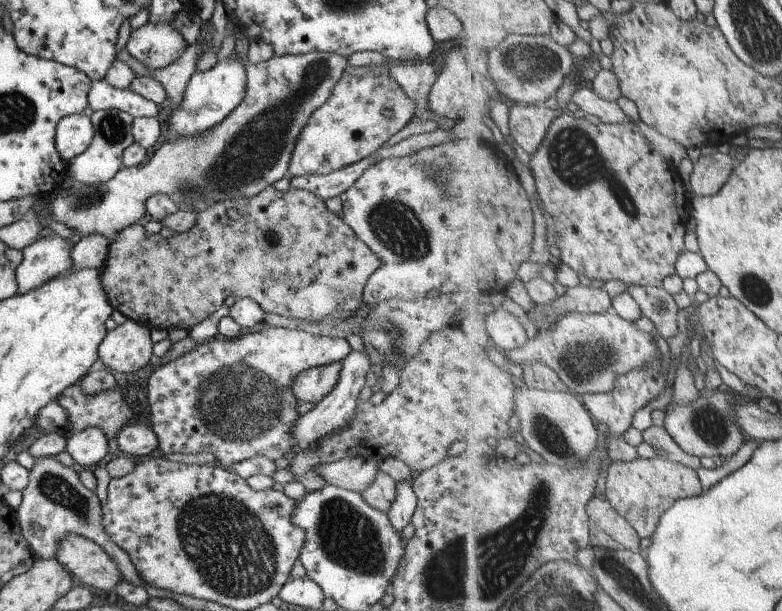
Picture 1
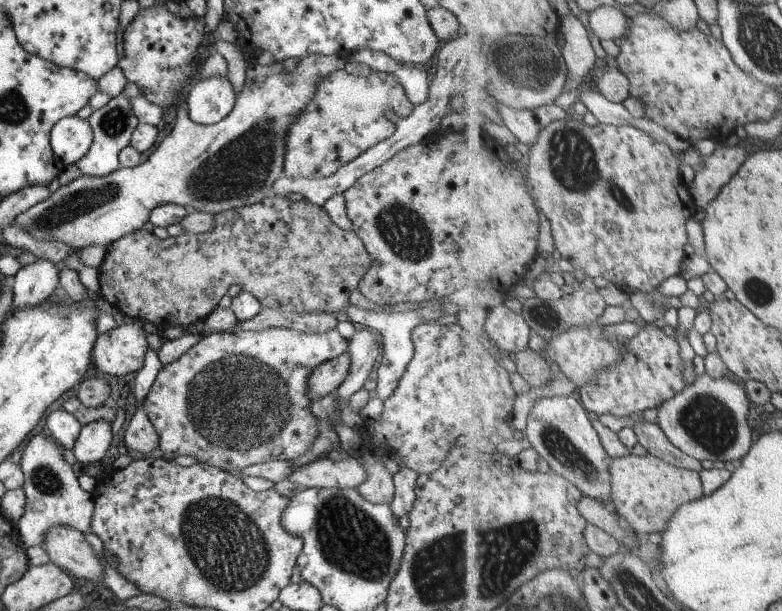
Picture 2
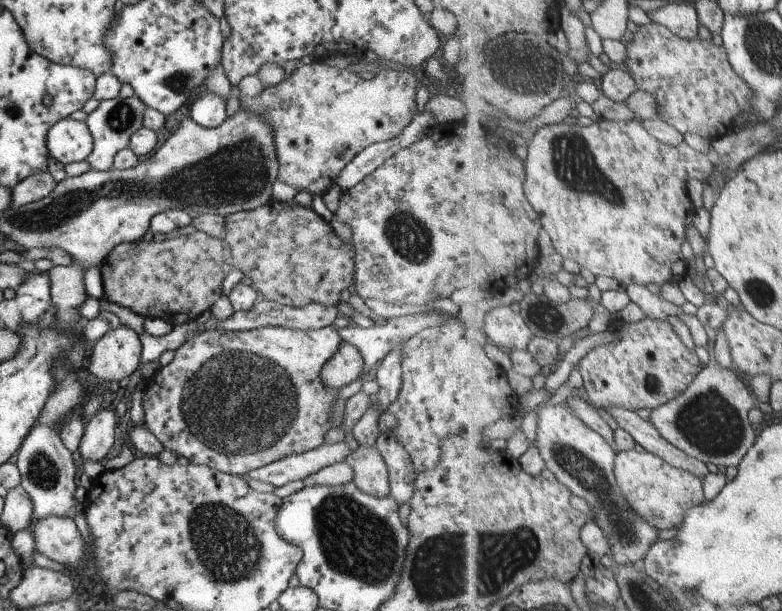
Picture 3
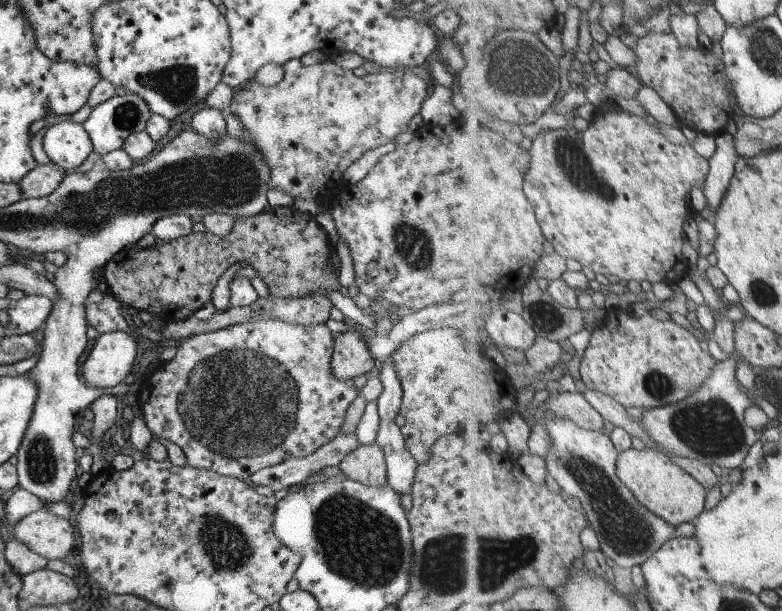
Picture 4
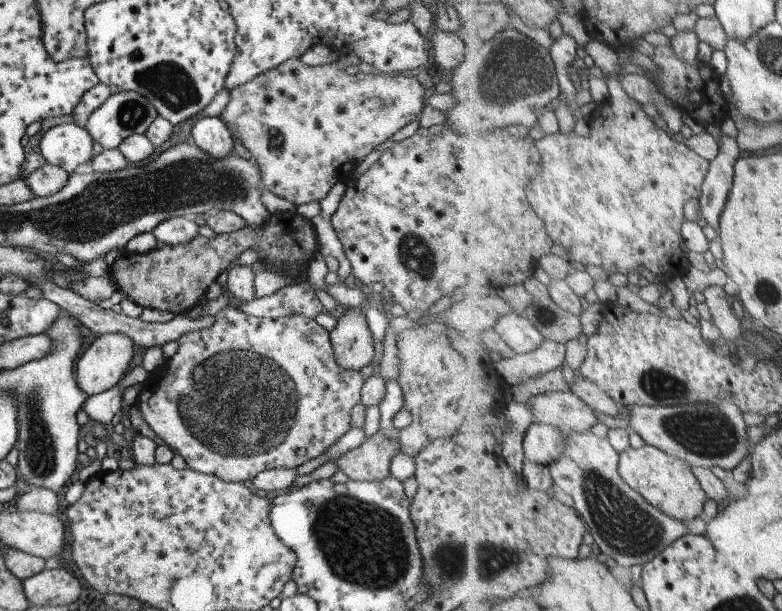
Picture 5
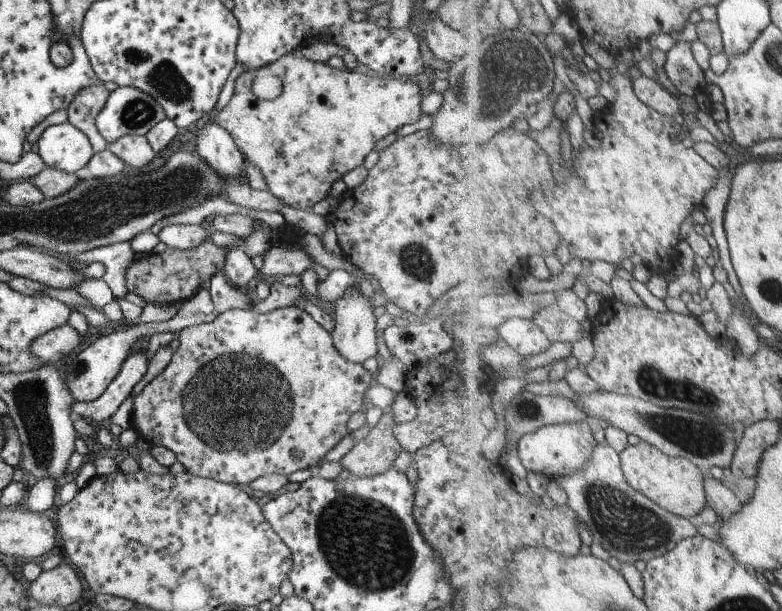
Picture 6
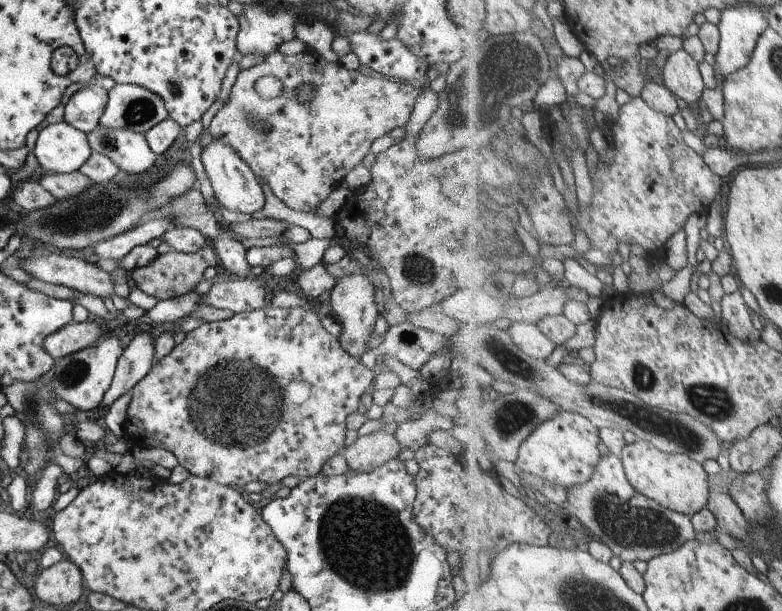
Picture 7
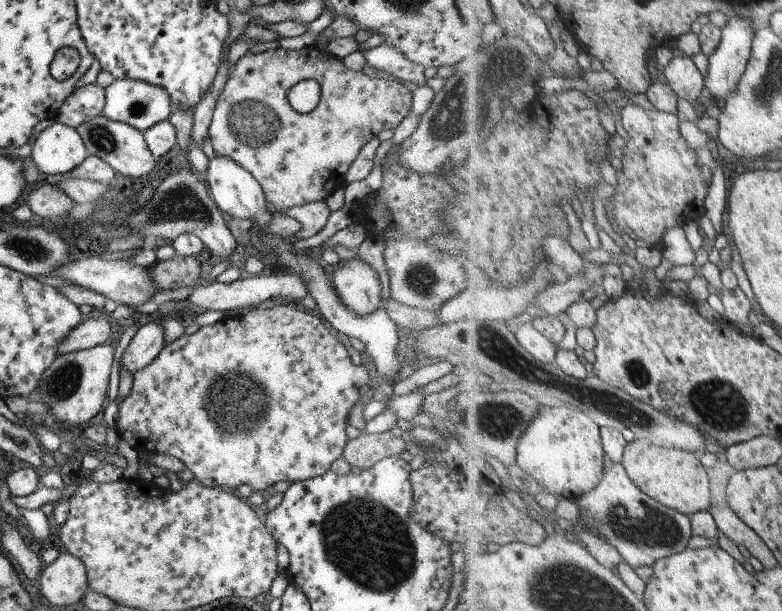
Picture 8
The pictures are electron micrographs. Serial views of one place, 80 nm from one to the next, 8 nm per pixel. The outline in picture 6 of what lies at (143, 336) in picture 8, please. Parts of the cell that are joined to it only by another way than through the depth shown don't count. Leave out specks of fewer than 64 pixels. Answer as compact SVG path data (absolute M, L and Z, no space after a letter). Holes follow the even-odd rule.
M144 344L136 345L105 391L91 402L73 402L70 405L70 413L75 417L89 418L95 423L111 418L147 370L148 362L144 349Z

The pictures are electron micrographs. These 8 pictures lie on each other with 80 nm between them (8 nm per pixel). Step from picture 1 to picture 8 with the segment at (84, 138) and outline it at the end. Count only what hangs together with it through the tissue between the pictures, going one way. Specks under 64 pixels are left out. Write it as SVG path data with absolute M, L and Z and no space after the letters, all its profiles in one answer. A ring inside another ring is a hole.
M54 120L31 145L30 159L45 179L65 176L88 155L75 128Z

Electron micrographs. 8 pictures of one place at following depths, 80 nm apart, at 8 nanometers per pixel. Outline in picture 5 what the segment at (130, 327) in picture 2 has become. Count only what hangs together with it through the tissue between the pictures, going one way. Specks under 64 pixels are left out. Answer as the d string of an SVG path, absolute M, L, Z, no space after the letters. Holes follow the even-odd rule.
M103 333L97 336L75 360L75 370L72 373L75 374L79 390L90 397L111 388L128 370L129 362L133 358L133 344L126 334Z

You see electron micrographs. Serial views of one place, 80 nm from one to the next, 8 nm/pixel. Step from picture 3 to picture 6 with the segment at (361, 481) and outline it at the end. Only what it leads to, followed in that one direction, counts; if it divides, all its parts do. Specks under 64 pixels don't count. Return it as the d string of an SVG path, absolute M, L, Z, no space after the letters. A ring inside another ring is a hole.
M388 408L367 436L356 442L339 460L341 468L357 479L387 472L402 450L391 432L393 425L393 414Z

